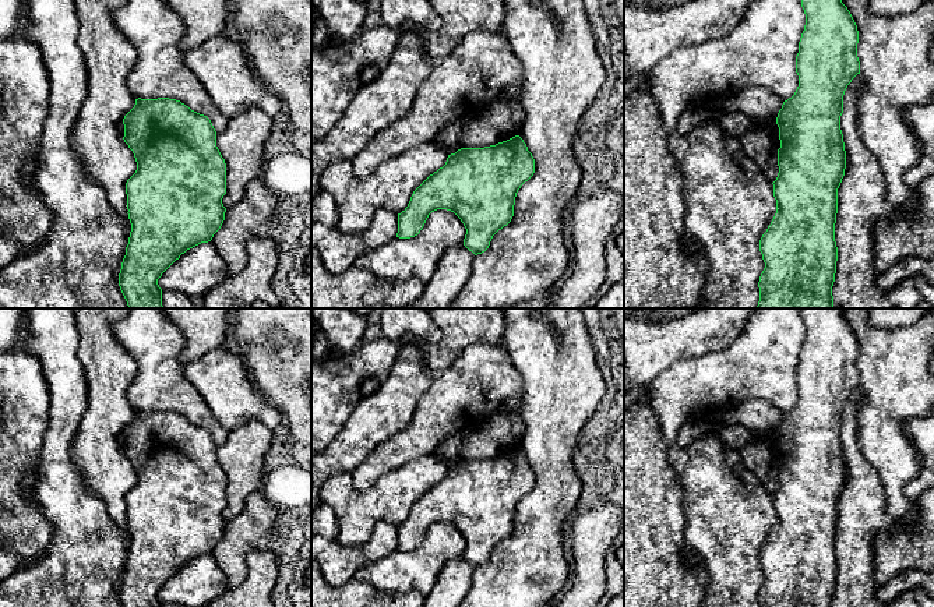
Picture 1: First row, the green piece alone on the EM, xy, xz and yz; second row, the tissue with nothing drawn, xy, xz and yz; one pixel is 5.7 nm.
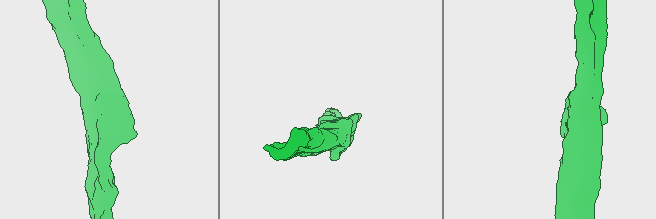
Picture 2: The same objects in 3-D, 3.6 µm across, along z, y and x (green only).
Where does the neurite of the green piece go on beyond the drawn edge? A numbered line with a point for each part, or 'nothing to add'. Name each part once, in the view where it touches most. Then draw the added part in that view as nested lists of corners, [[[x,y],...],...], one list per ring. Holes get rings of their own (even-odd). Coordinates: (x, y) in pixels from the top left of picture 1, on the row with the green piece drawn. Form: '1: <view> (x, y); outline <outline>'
1: yz (775, 131); outline [[[775,124],[773,128],[772,128],[772,144],[773,144],[773,148],[775,148],[776,158],[778,158],[778,149],[780,148],[778,124]]]

